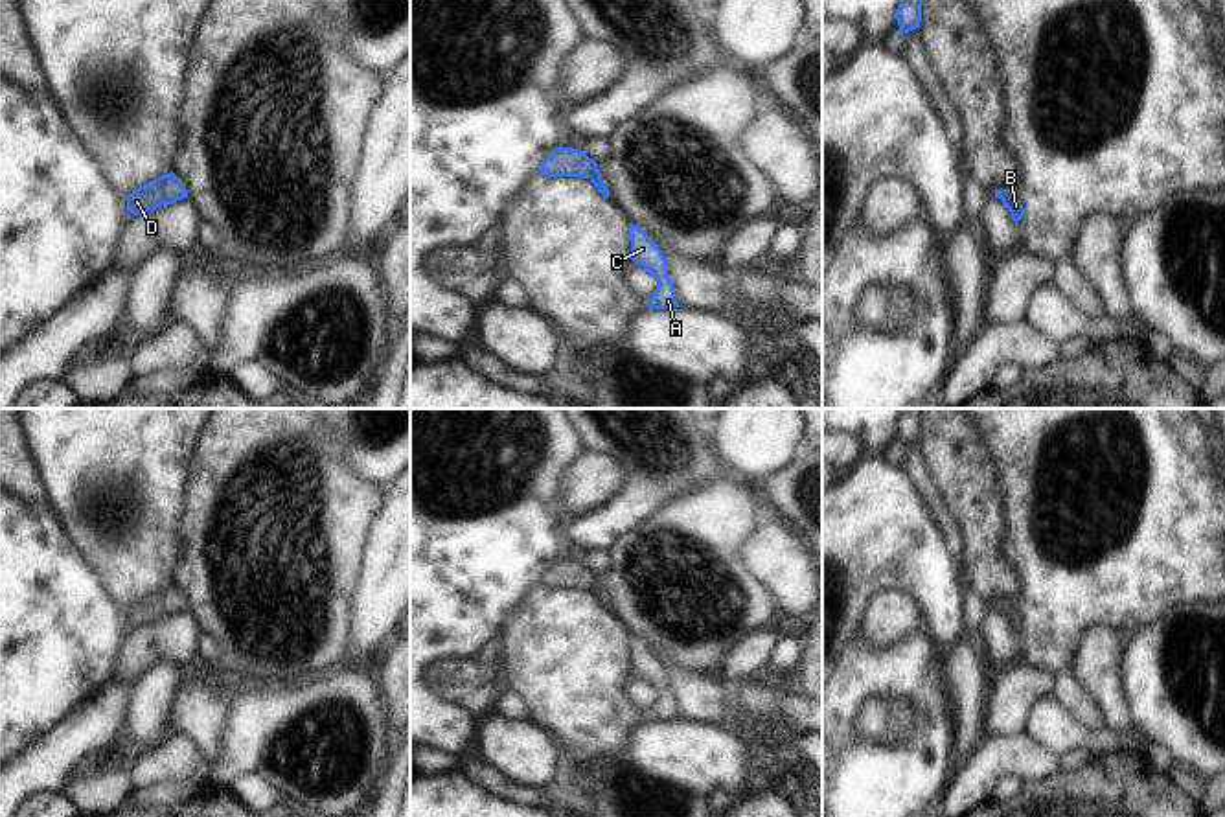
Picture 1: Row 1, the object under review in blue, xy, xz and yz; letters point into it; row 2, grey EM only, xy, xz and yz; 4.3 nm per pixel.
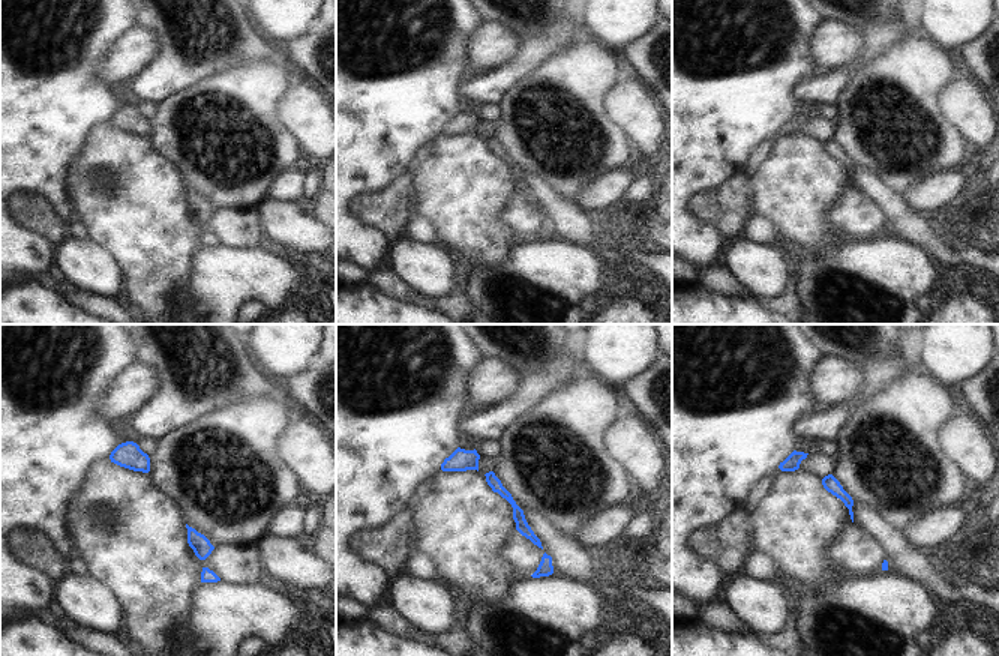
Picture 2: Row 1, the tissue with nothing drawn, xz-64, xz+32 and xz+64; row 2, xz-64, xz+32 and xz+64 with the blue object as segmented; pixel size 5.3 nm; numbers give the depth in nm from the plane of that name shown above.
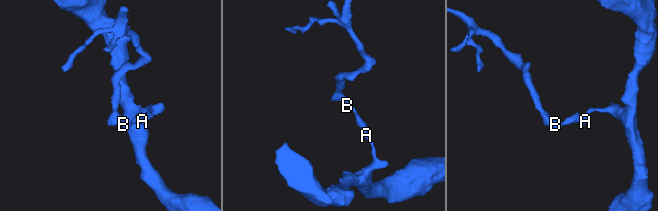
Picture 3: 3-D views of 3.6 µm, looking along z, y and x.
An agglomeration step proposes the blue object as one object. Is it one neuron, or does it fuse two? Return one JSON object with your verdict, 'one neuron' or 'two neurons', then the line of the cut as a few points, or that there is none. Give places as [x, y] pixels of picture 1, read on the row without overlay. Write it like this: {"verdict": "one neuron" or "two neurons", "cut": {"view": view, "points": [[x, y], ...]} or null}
{"verdict": "one neuron", "cut": null}

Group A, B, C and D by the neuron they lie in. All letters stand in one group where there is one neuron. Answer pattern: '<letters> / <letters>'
A B C D

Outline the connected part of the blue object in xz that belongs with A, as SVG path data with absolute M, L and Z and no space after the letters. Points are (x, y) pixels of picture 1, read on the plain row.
M638 639L629 640L631 672L642 677L657 694L655 705L647 710L649 721L679 719L673 696L668 688L668 673L658 657Z

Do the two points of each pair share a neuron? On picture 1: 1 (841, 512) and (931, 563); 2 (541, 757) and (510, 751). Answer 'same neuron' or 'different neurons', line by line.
1: same neuron
2: same neuron

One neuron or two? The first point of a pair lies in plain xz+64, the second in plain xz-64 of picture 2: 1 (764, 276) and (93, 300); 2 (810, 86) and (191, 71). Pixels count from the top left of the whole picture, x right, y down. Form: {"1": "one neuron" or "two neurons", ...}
{"1": "two neurons", "2": "one neuron"}

